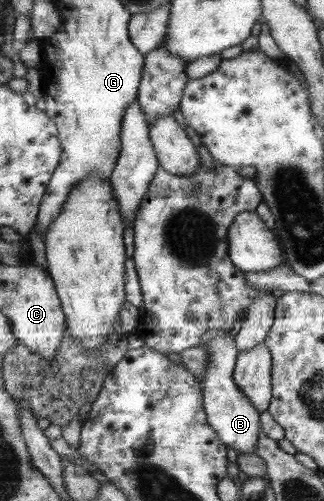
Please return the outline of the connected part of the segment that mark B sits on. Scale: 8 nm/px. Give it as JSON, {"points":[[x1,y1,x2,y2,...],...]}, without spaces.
{"points":[[215,329,211,333,207,333,205,343,200,346,206,346,211,355,209,355,209,368,202,383,205,389,205,410,209,415,209,424,217,430,218,438,226,443,229,449,236,450,238,454,253,453,256,454,258,450,258,442,260,436,263,434,261,424,261,412,256,409,256,406,249,400,249,397,238,387,237,381,234,379,235,367,237,364,238,356,241,354,238,351,237,343,235,340,236,329]]}

